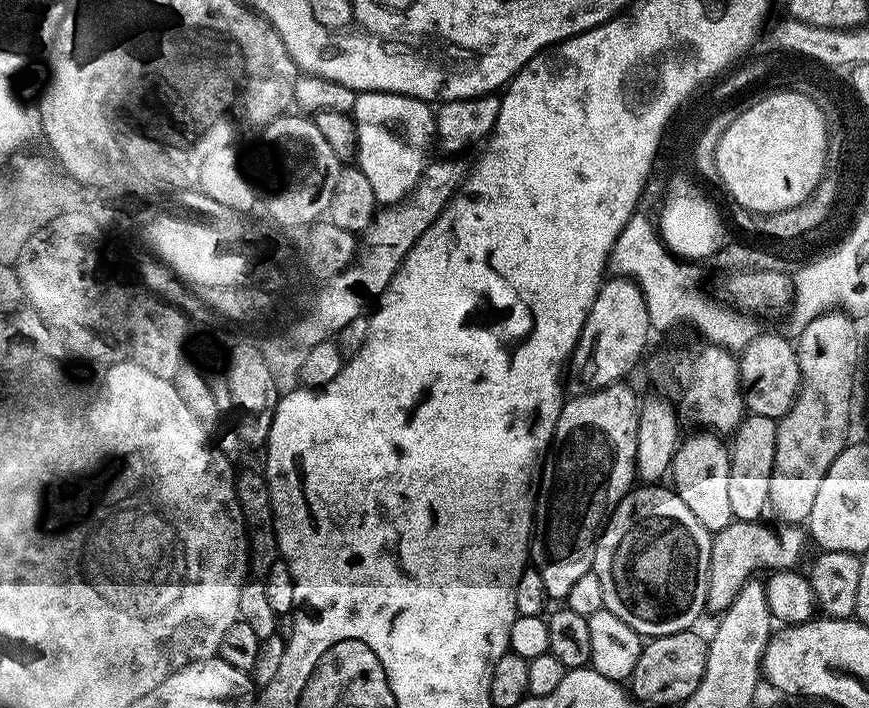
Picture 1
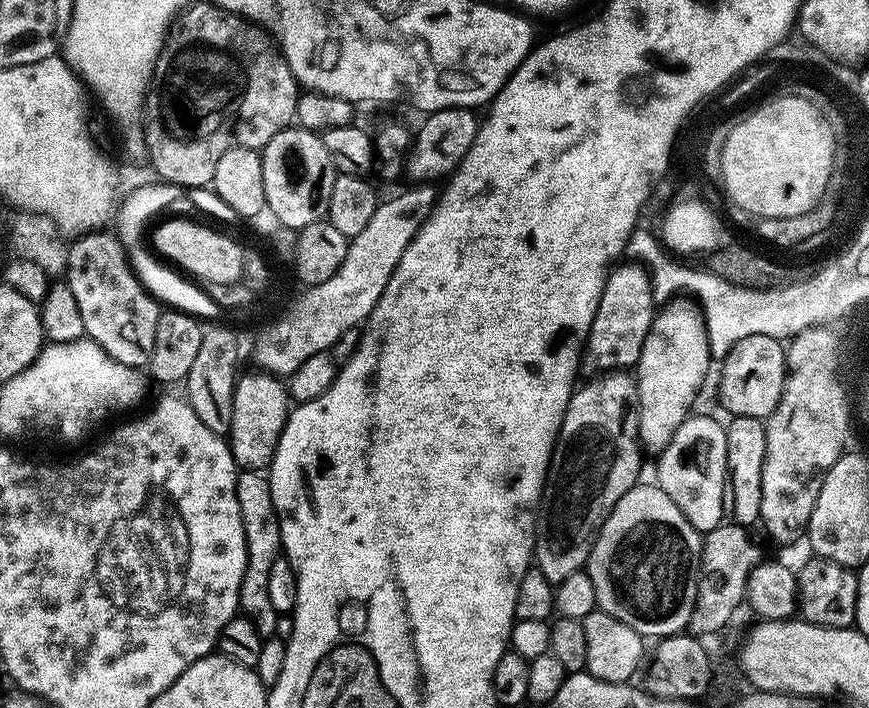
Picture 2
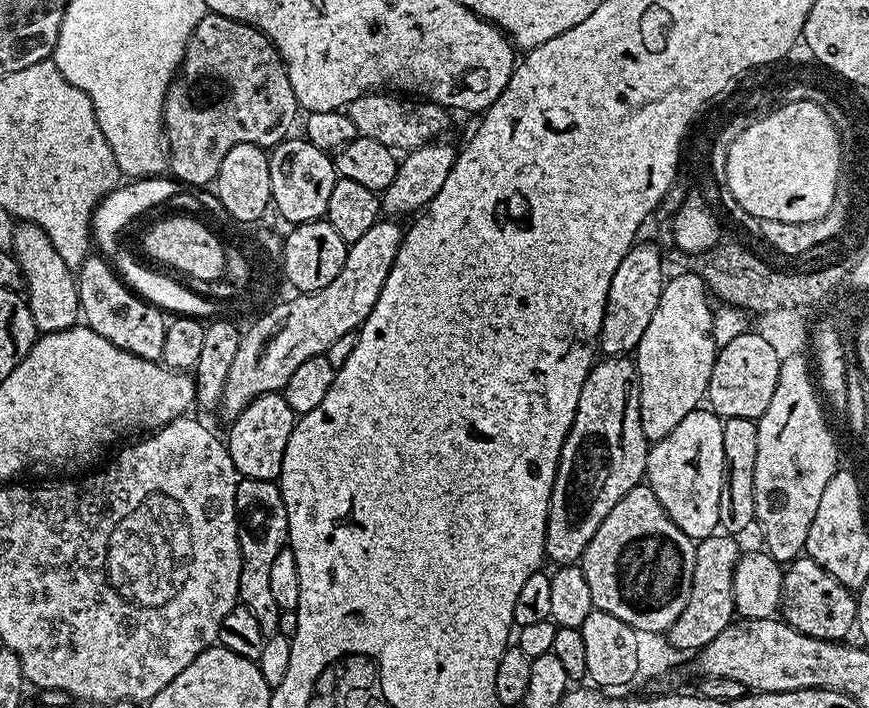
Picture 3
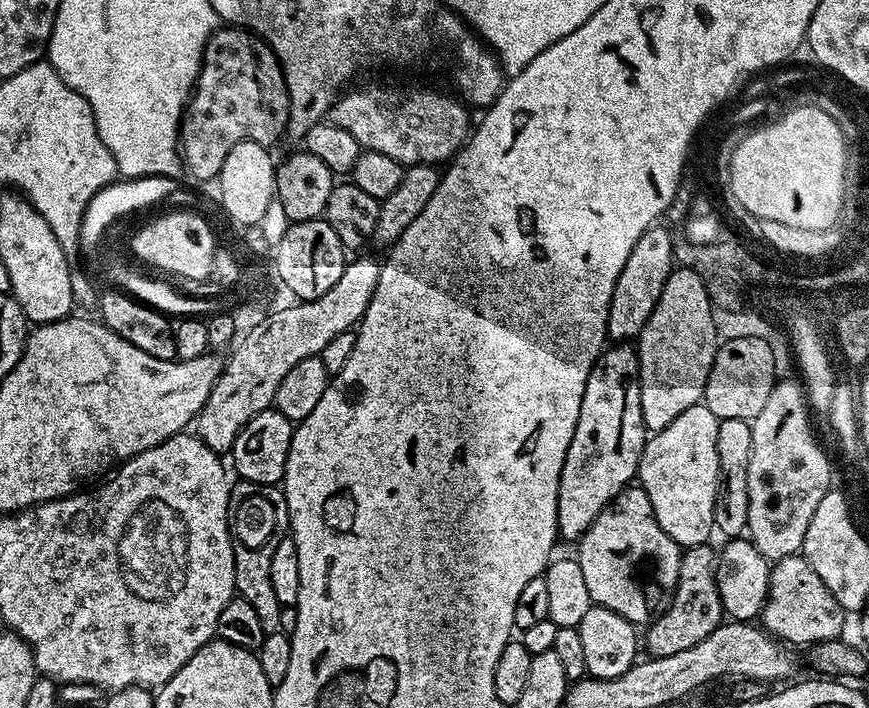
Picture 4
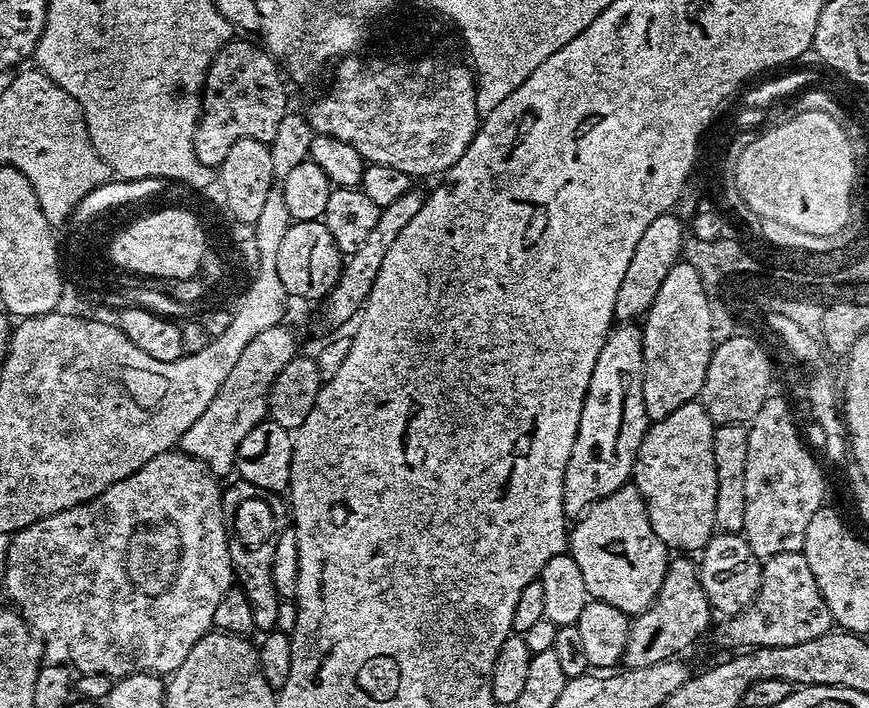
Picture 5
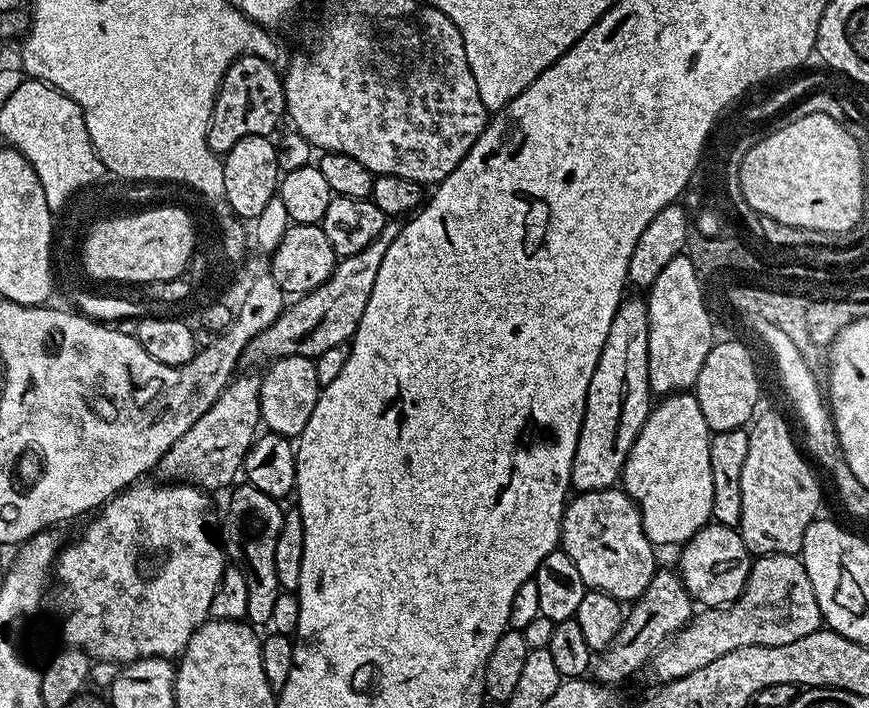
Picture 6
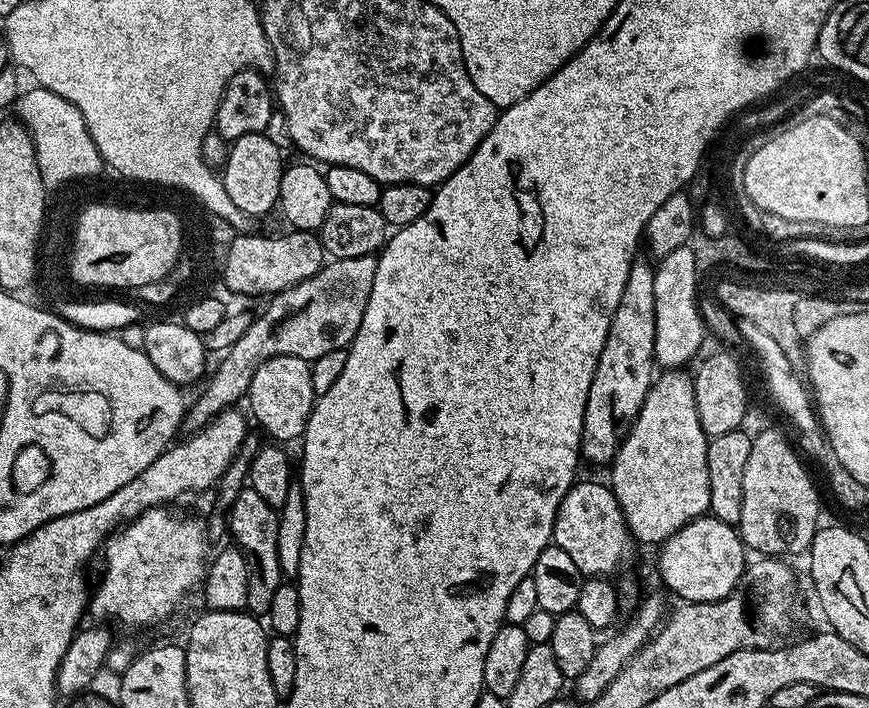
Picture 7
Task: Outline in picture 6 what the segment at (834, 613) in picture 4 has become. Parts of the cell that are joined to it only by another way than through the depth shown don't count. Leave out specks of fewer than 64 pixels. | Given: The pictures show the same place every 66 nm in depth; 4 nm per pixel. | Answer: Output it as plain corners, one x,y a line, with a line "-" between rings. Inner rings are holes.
766,554
755,557
754,570
744,584
744,592
732,604
722,608
705,607
697,611
692,619
676,635
669,637
662,647
651,658
650,669
656,682
668,684
671,680
686,678
686,674
694,674
709,662
722,658
722,654
730,654
730,650
742,650
742,646
786,646
786,642
798,642
798,638
806,638
806,634
819,632
822,617
818,610
818,598
814,598
814,586
810,586
810,578
806,574
806,566
799,555

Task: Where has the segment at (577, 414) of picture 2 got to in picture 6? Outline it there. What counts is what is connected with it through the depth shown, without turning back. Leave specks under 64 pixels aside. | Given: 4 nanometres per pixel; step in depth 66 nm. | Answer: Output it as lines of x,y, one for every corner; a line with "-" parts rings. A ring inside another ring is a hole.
631,296
621,300
618,306
614,322
610,322
610,334
606,334
606,346
602,346
602,354
598,358
594,378
590,378
586,410
572,463
571,487
577,493
611,488
621,479
626,458
654,407
653,401
648,401
648,302

